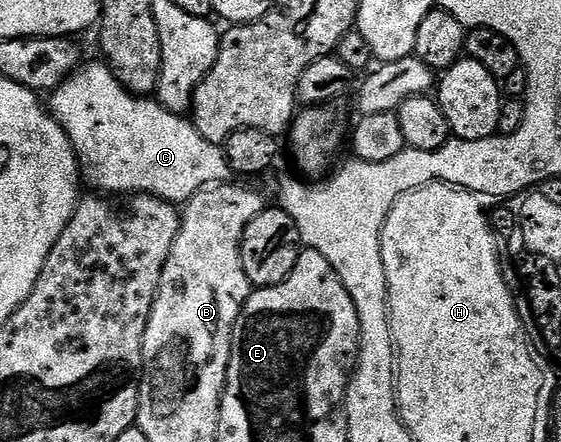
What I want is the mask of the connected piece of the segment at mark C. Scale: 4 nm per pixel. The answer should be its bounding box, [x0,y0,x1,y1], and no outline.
[48,62,235,205]

